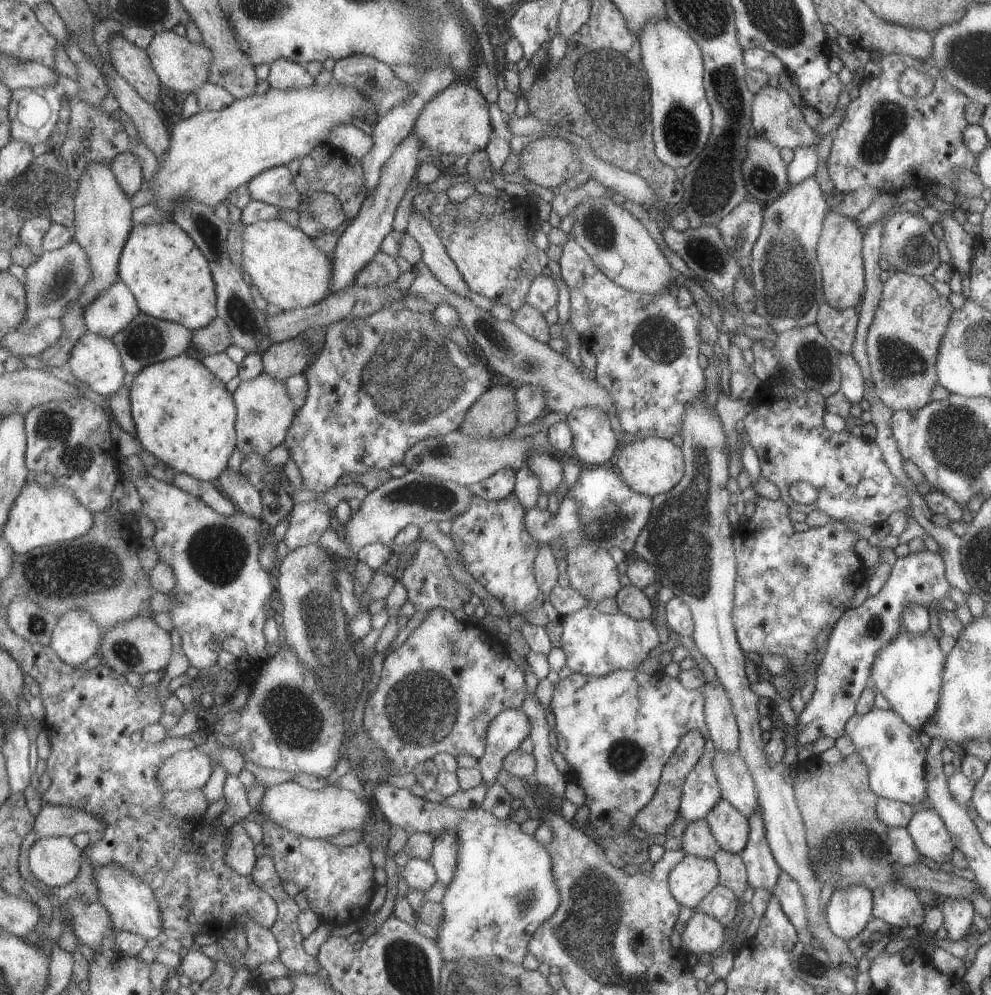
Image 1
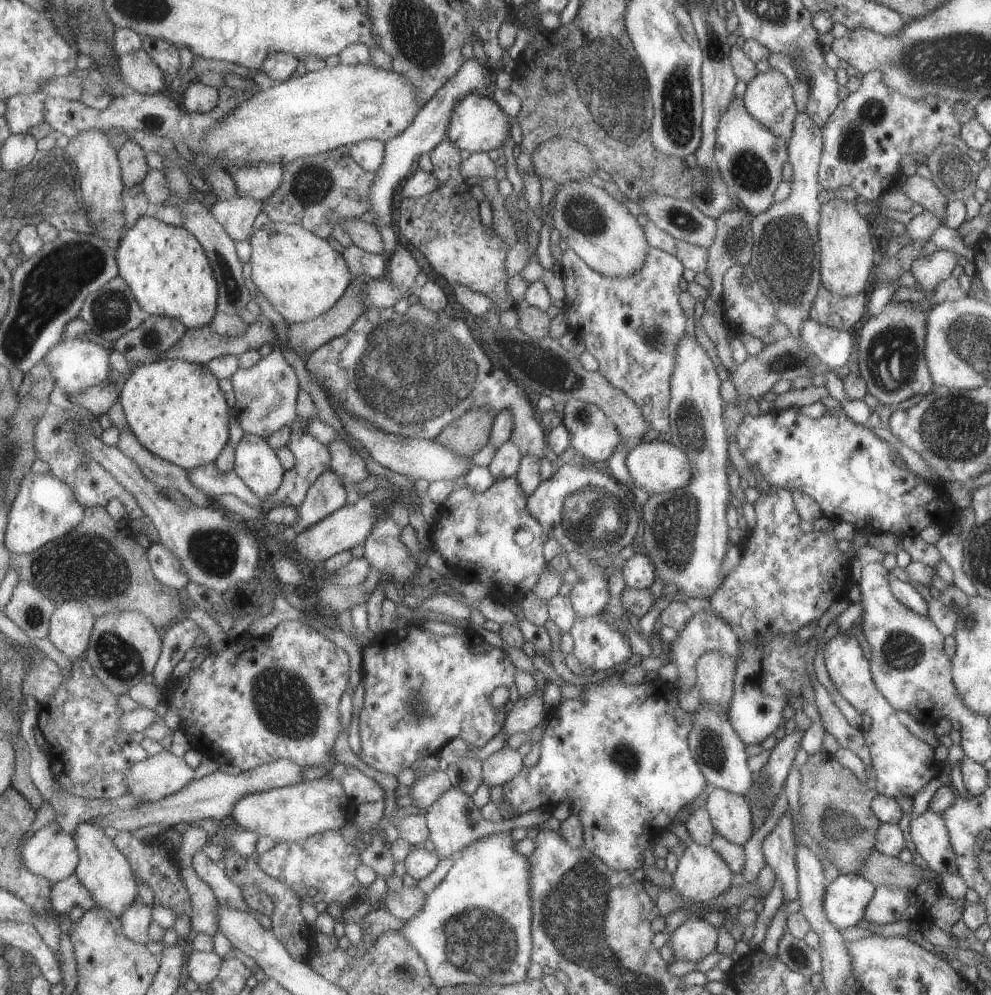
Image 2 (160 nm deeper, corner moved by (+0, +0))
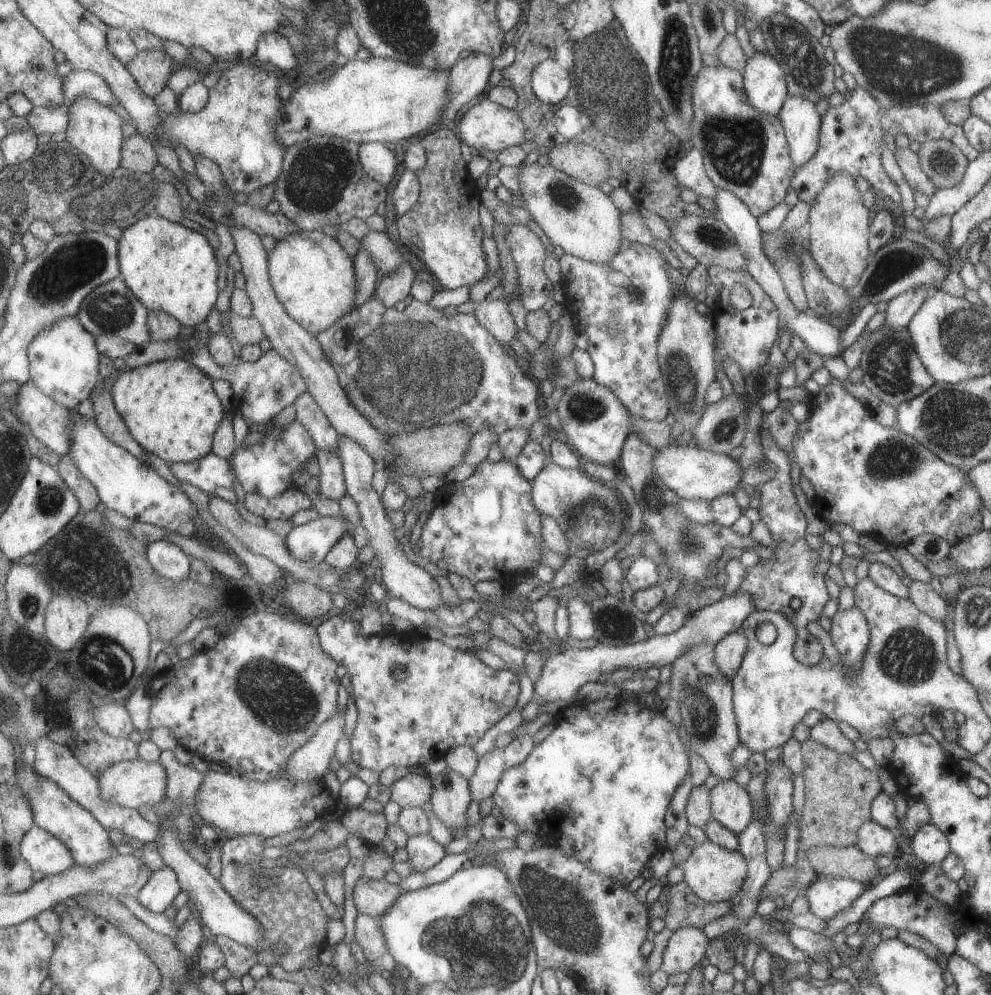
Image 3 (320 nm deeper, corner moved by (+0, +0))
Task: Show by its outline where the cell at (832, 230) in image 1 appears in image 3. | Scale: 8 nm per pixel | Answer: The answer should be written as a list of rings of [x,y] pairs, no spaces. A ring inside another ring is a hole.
[[[835,173],[809,203],[808,251],[823,276],[845,291],[855,287],[871,256],[867,246],[871,209],[865,208],[862,194],[849,174]]]

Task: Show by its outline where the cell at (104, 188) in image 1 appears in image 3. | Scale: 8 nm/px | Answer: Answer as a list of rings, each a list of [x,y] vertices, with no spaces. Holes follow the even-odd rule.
[[[79,96],[69,105],[71,118],[67,128],[67,144],[76,154],[82,156],[91,166],[105,176],[114,175],[122,167],[122,149],[125,139],[123,136],[123,120],[111,106],[105,106],[93,98]]]

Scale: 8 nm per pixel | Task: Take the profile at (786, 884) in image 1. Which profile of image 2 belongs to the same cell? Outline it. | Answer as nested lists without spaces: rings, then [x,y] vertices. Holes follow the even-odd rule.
[[[787,811],[783,812],[775,828],[761,842],[765,865],[773,870],[775,880],[781,883],[783,901],[798,899],[798,880],[795,870],[795,829]]]

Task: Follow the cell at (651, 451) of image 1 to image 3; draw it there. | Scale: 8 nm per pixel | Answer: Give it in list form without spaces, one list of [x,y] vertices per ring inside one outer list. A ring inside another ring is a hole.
[[[673,443],[657,448],[651,470],[655,478],[663,484],[663,488],[675,492],[678,499],[693,499],[713,501],[723,494],[733,495],[735,488],[741,486],[742,471],[737,464],[737,459],[729,458],[727,454],[713,453],[696,448],[693,444],[685,447],[675,447]]]

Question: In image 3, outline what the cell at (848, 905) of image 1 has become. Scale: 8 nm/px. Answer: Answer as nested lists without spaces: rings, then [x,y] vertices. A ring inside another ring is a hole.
[[[816,877],[802,892],[809,903],[809,911],[821,920],[847,910],[869,886],[850,879]]]

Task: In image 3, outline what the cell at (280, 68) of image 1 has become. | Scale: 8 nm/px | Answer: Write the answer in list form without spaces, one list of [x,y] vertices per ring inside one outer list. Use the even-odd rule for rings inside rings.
[[[281,30],[275,33],[266,33],[262,41],[259,42],[259,48],[255,57],[261,66],[275,69],[283,75],[295,71],[298,66],[296,52]]]

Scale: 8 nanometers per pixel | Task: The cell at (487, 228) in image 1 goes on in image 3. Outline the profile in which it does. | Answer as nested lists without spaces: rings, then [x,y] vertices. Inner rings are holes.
[[[436,128],[421,137],[421,142],[426,149],[428,160],[427,166],[422,172],[417,172],[419,180],[422,181],[422,194],[416,206],[409,212],[398,217],[398,233],[400,245],[407,249],[407,252],[414,253],[432,273],[433,278],[439,281],[444,289],[453,289],[462,286],[473,286],[489,273],[487,262],[485,262],[485,252],[483,252],[483,224],[479,216],[481,208],[481,191],[475,183],[475,178],[471,178],[471,166],[467,166],[467,160],[463,158],[463,138],[451,128]]]

